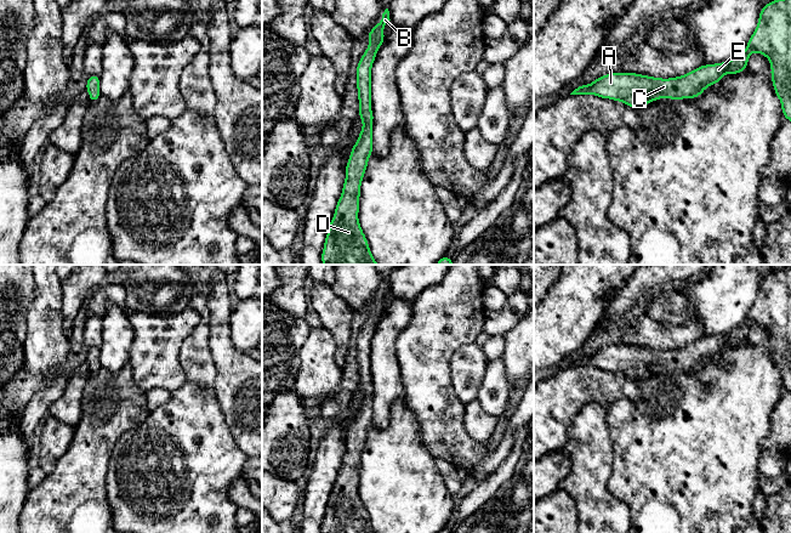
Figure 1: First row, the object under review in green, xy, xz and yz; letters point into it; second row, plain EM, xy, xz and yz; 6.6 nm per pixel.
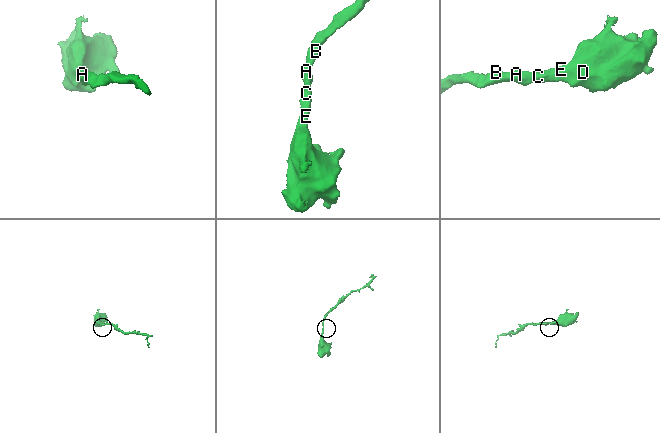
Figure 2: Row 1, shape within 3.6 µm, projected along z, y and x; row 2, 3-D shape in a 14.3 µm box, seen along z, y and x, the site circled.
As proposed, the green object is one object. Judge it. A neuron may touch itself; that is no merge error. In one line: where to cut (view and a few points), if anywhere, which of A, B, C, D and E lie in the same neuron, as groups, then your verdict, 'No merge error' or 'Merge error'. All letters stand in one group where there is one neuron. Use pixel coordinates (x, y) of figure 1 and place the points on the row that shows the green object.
No split. Groups: A B C D E. No merge error

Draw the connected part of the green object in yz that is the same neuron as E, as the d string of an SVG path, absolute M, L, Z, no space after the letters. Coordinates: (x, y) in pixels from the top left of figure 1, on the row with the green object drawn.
M773 0L764 5L747 47L728 62L700 66L670 79L637 73L609 73L590 85L579 85L570 95L591 93L636 108L662 97L695 98L710 85L718 84L724 74L745 72L752 52L770 61L773 87L781 101L784 118L791 120L791 0Z

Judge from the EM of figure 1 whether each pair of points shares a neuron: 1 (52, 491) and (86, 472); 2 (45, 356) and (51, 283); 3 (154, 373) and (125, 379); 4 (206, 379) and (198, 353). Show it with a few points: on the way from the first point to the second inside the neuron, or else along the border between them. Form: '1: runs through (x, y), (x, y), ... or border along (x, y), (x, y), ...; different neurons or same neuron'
1: runs through (61, 491), (78, 476); same neuron
2: runs through (45, 338), (45, 323), (43, 319), (46, 301); same neuron
3: border along (127, 363), (132, 370), (132, 379), (146, 391); different neurons
4: runs through (204, 373), (198, 366), (198, 359); same neuron

